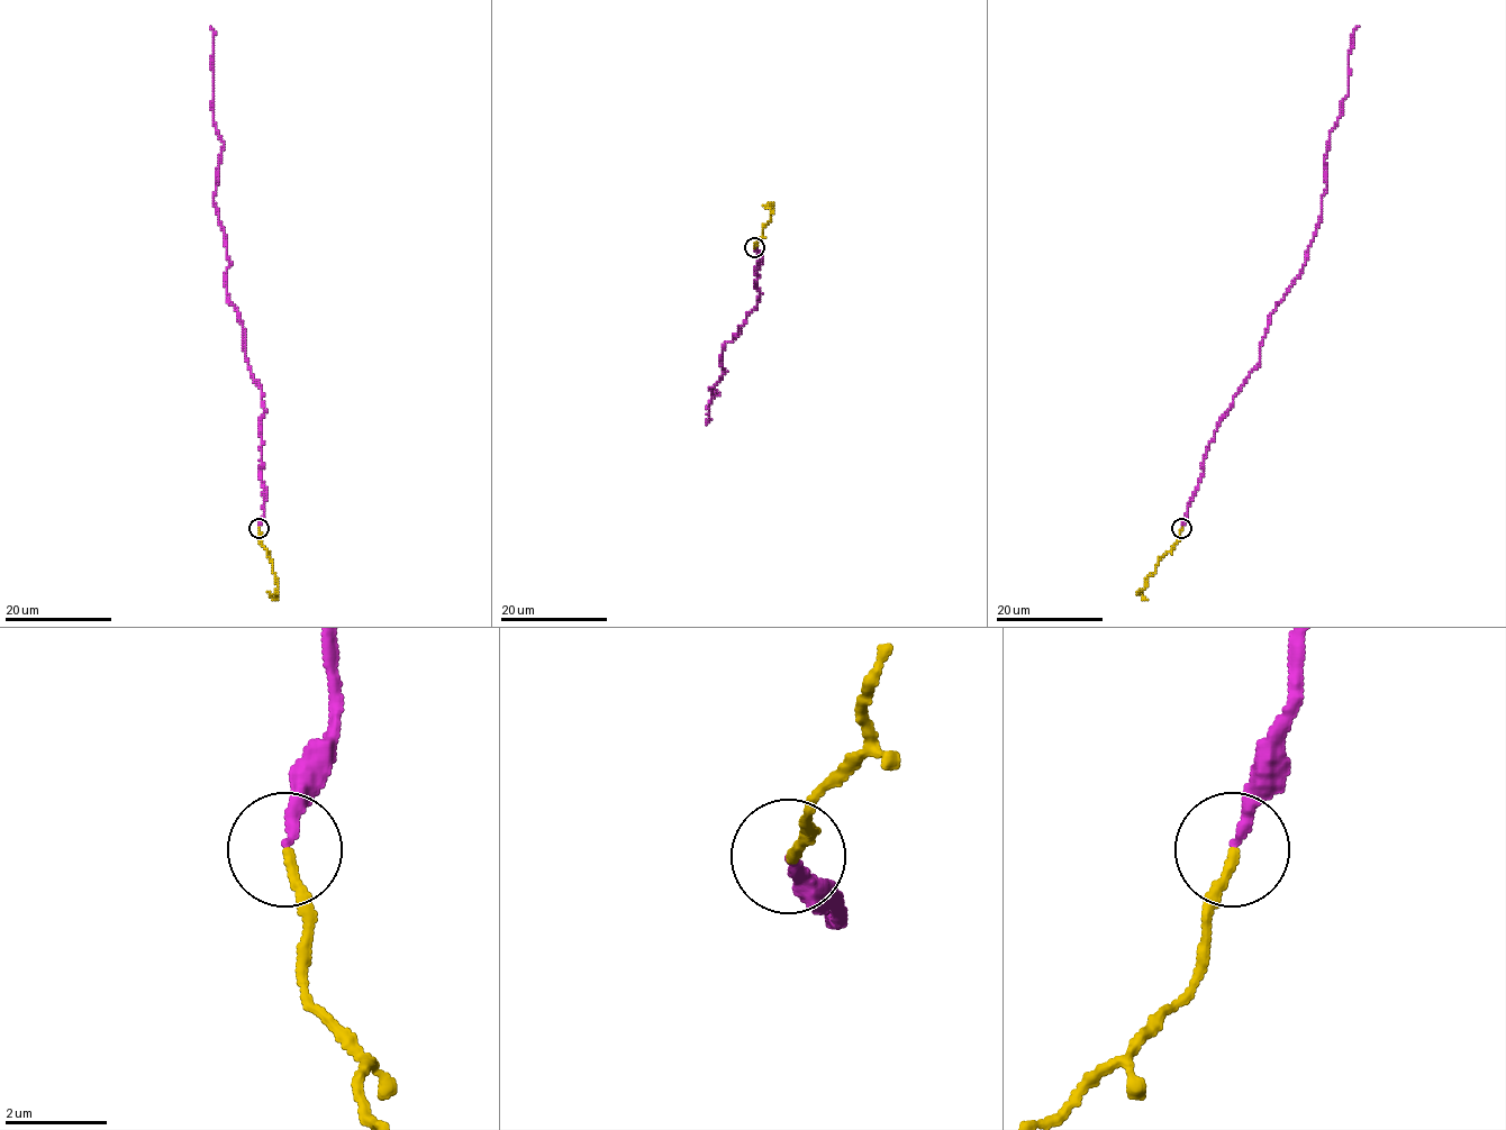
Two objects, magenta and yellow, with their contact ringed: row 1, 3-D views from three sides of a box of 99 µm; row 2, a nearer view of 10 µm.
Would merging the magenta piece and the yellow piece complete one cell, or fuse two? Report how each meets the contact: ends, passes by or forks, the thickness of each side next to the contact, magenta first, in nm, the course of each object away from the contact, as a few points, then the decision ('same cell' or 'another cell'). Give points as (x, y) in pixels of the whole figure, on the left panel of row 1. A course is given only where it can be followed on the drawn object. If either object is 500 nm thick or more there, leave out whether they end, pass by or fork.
magenta ends; yellow ends; calibres 240 and 190 nm; course magenta (259, 528), (264, 411), (229, 303), (226, 237), (212, 197), (224, 140), (212, 111), (210, 26); course yellow (259, 528), (277, 579), (277, 591), (270, 594), (277, 599); another cell

